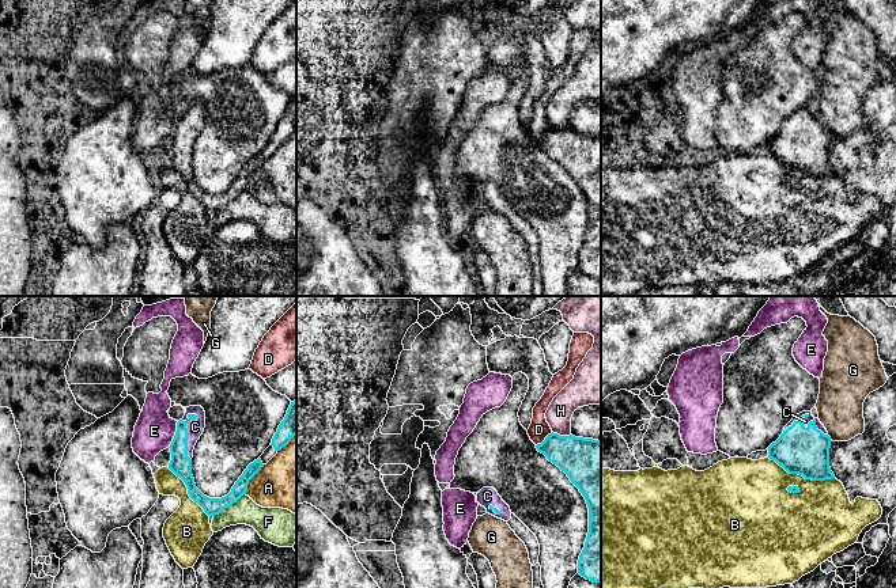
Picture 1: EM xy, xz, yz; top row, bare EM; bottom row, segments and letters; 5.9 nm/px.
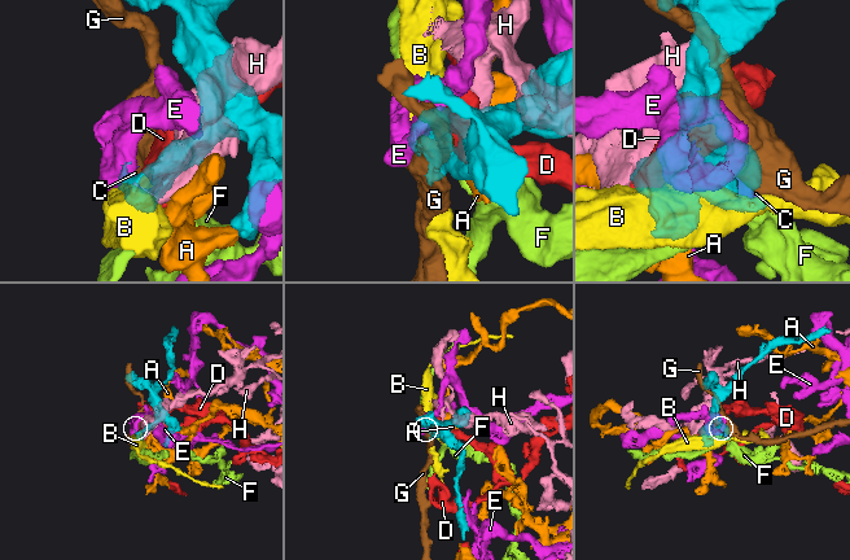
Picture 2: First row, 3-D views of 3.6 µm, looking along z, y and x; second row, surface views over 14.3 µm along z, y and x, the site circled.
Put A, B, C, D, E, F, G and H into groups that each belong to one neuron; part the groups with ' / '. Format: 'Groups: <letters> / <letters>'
Groups: A / B / C / D / E / F / G / H

